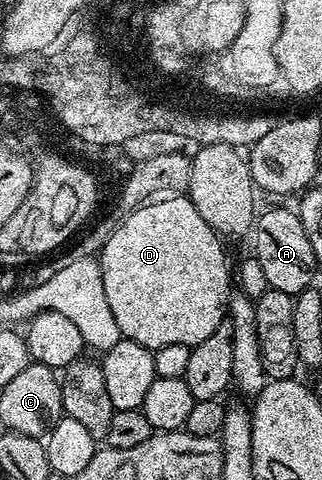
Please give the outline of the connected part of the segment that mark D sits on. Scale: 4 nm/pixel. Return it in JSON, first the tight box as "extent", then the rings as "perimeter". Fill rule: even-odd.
{"extent":[100,197,232,351],"perimeter":[[[188,197],[137,207],[123,219],[126,220],[111,230],[100,248],[104,294],[108,296],[116,325],[120,325],[122,338],[136,341],[149,351],[164,345],[192,348],[204,341],[204,337],[209,337],[228,315],[232,267],[226,264],[223,240],[210,228],[208,221],[196,213],[196,205],[192,205]]]}

